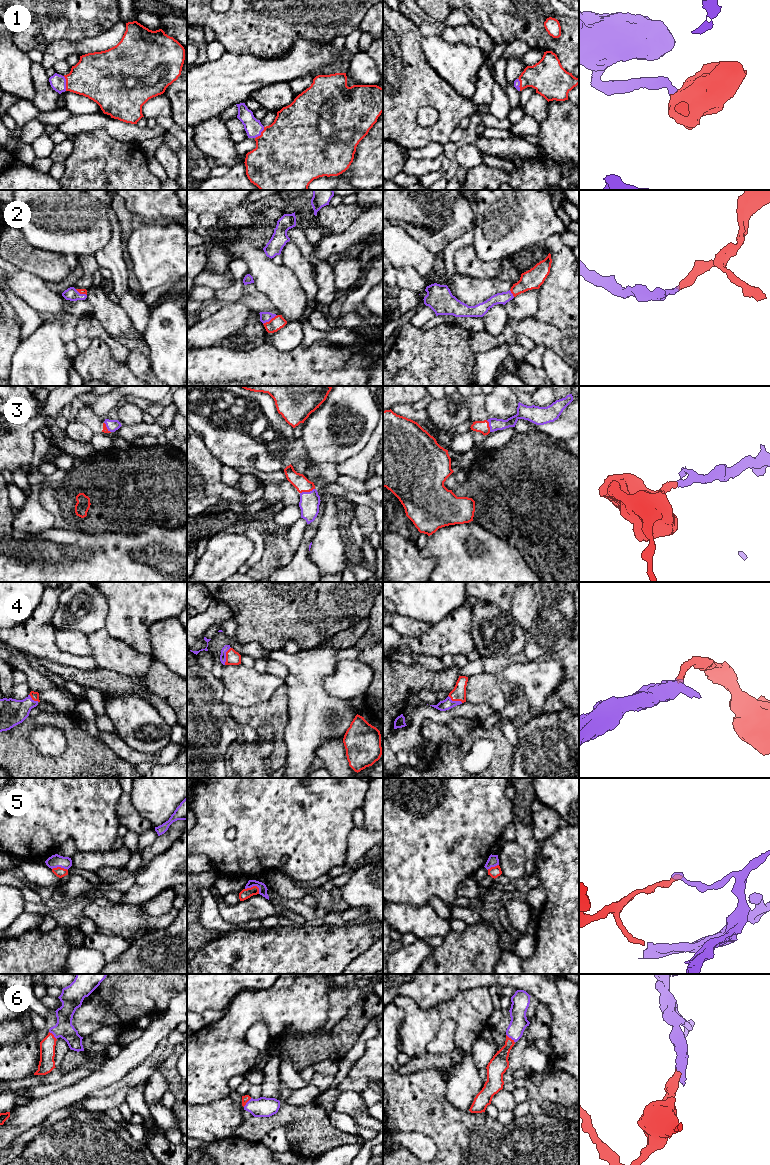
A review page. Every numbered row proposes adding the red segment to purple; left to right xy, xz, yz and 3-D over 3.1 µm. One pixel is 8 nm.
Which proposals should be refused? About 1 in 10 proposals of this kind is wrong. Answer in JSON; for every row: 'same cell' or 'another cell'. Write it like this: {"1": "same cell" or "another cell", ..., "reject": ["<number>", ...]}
{"1": "same cell", "2": "same cell", "3": "same cell", "4": "same cell", "5": "another cell", "6": "same cell", "reject": ["5"]}

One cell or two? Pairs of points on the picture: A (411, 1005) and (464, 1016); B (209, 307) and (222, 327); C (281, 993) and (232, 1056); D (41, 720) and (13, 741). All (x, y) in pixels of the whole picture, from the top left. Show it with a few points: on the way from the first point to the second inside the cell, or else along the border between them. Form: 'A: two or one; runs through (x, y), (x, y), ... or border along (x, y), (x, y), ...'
A: one; runs through (424, 1014), (451, 1014)
B: two; border along (223, 303), (217, 311), (201, 319)
C: one; runs through (263, 1006), (259, 1006), (232, 1033), (232, 1038)
D: one; runs through (34, 722), (20, 734)

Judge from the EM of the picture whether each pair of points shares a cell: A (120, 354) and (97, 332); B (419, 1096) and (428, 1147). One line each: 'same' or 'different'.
A: same
B: different

